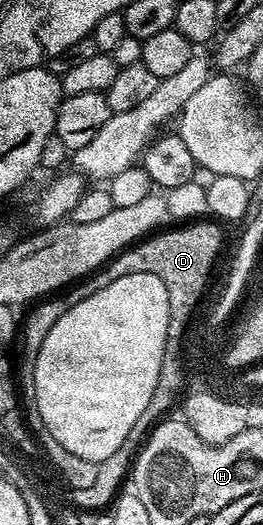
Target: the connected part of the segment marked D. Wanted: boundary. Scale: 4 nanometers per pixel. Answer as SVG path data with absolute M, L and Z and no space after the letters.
M198 219L193 223L179 224L177 227L179 229L170 229L167 233L158 231L153 235L147 235L141 241L134 242L130 248L122 250L117 257L107 261L101 269L85 278L86 289L79 289L78 286L74 285L65 291L59 291L31 304L28 309L30 314L27 315L26 322L23 325L21 322L22 362L19 365L17 362L16 369L20 374L20 397L23 402L26 401L25 422L37 440L37 448L42 453L46 452L47 459L62 472L67 490L72 487L92 485L92 481L96 477L96 461L82 461L76 455L72 455L72 451L60 447L60 443L56 443L56 439L52 439L52 435L40 419L38 408L33 400L34 368L36 367L36 359L40 355L40 347L44 343L48 331L52 331L56 319L60 319L60 315L64 315L64 311L72 311L72 307L76 307L76 303L80 303L80 299L88 299L88 295L101 291L103 288L102 277L116 277L118 279L118 273L156 275L156 279L160 279L164 283L168 295L172 295L172 297L168 297L168 301L172 301L172 307L192 307L192 303L200 303L203 300L202 292L205 291L206 284L210 281L210 272L214 269L214 260L218 257L218 248L222 245L223 226L210 219Z

